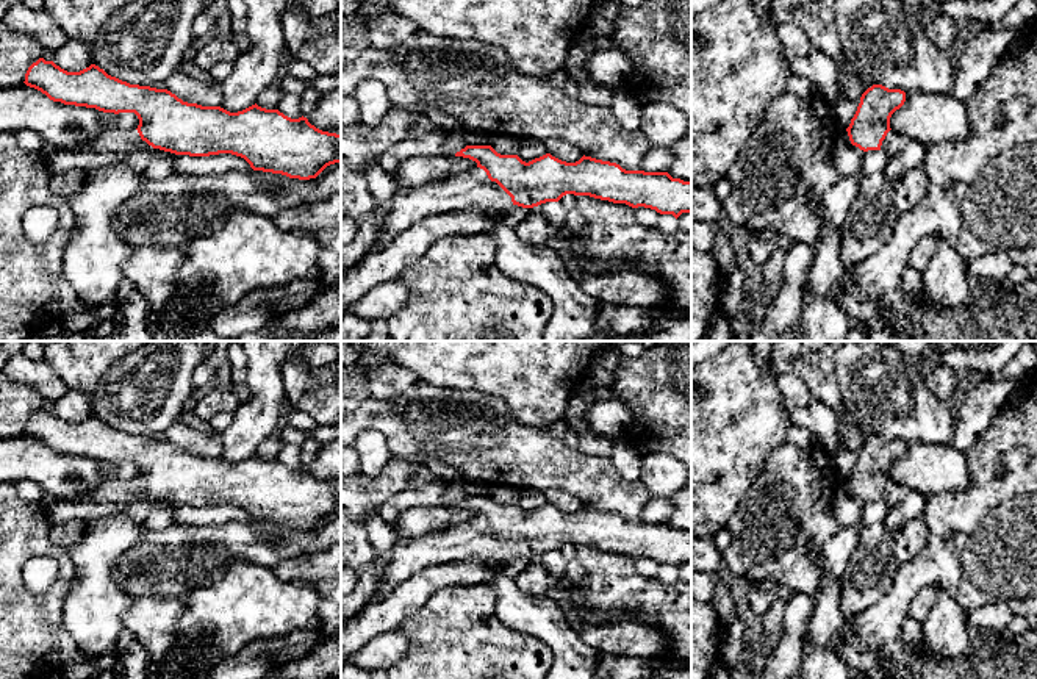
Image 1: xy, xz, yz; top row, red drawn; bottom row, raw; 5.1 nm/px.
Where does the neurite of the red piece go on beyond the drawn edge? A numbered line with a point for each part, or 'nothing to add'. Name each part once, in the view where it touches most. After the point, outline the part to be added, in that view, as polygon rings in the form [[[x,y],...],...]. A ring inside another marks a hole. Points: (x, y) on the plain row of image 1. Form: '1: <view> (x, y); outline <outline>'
1: xz (459, 542); outline [[[480,518],[452,526],[444,532],[432,534],[424,538],[397,538],[386,579],[377,585],[368,604],[383,598],[396,585],[425,565],[460,560],[469,555],[502,560],[513,555],[513,552]]]

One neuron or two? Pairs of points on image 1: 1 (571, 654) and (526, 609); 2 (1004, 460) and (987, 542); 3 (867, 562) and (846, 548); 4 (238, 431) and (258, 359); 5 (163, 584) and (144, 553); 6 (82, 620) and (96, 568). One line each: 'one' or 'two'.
1: one
2: one
3: two
4: one
5: one
6: one

